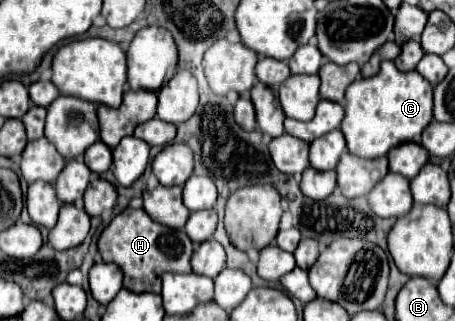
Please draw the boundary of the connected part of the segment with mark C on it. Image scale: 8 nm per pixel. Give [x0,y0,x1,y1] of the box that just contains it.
[342,60,432,158]

